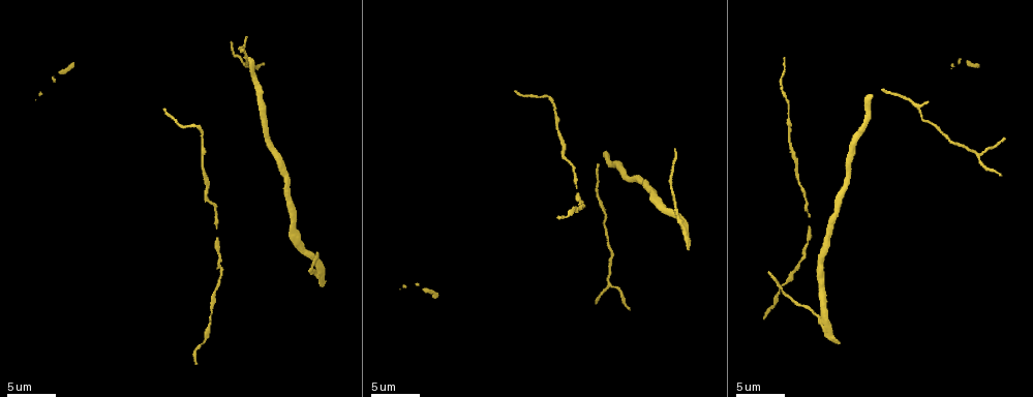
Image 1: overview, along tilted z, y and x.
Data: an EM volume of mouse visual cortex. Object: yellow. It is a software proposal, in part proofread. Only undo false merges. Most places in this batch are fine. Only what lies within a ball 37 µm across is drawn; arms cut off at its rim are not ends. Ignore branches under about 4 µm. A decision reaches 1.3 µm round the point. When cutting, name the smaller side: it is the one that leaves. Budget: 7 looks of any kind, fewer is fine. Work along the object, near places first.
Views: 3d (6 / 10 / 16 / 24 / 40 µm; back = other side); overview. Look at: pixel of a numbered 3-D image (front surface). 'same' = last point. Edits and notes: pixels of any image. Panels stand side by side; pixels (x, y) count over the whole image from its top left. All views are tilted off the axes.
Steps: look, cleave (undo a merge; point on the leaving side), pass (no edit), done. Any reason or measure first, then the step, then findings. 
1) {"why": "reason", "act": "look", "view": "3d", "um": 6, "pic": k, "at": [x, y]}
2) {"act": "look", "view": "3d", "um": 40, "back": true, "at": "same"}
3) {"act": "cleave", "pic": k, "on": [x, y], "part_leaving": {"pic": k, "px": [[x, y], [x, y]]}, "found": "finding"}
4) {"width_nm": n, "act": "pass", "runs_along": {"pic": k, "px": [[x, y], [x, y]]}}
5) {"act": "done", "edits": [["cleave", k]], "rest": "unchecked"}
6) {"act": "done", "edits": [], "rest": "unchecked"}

{"act": "look", "view": "3d", "um": 10, "pic": 1, "at": [827, 233]}

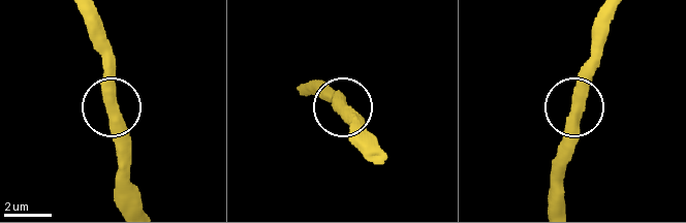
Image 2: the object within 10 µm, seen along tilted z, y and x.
{"width_nm": 460, "act": "pass", "runs_along": {"pic": 2, "px": [[610, 14], [573, 109], [562, 176]]}, "found": "continuous, no second neuron"}

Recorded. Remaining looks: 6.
{"why": "sudden change in width", "act": "look", "view": "3d", "um": 16, "pic": 1, "at": [790, 147]}

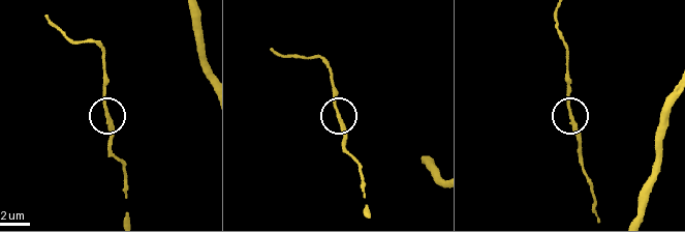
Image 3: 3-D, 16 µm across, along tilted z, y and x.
{"act": "look", "view": "3d", "um": 6, "pic": 3, "at": [109, 115]}

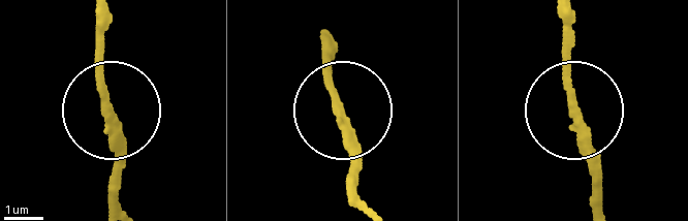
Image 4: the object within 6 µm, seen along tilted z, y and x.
{"act": "pass", "found": "one neuron here"}

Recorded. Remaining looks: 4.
{"act": "look", "view": "3d", "um": 10, "pic": 1, "at": [652, 198]}

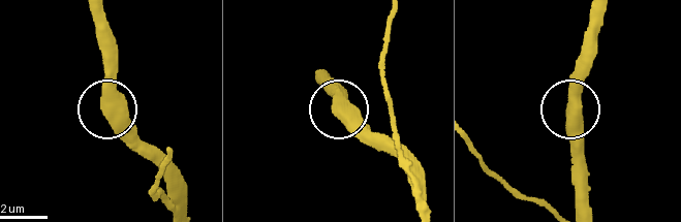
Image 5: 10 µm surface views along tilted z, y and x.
{"width_nm": 600, "act": "pass", "runs_along": {"pic": 5, "px": [[604, 13], [568, 118], [577, 188]]}, "found": "all the same neuron"}

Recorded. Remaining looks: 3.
{"act": "done", "edits": [], "rest": "unchecked"}

